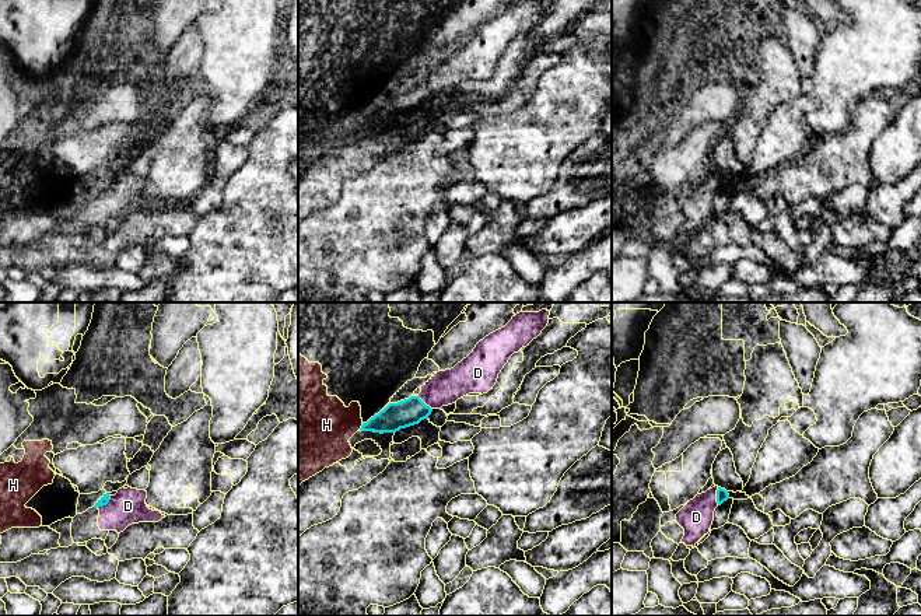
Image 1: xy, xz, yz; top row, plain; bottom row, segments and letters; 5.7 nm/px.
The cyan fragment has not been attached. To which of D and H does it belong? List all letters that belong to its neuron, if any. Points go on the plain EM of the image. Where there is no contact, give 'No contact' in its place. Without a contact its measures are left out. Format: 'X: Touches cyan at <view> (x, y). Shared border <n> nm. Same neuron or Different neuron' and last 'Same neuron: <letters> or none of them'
D: Touches cyan at xz (422, 87). Shared border 140 nm. Same neuron
H: Touches cyan at xz (361, 112). Shared border 50 nm. Different neuron
Same neuron: D

